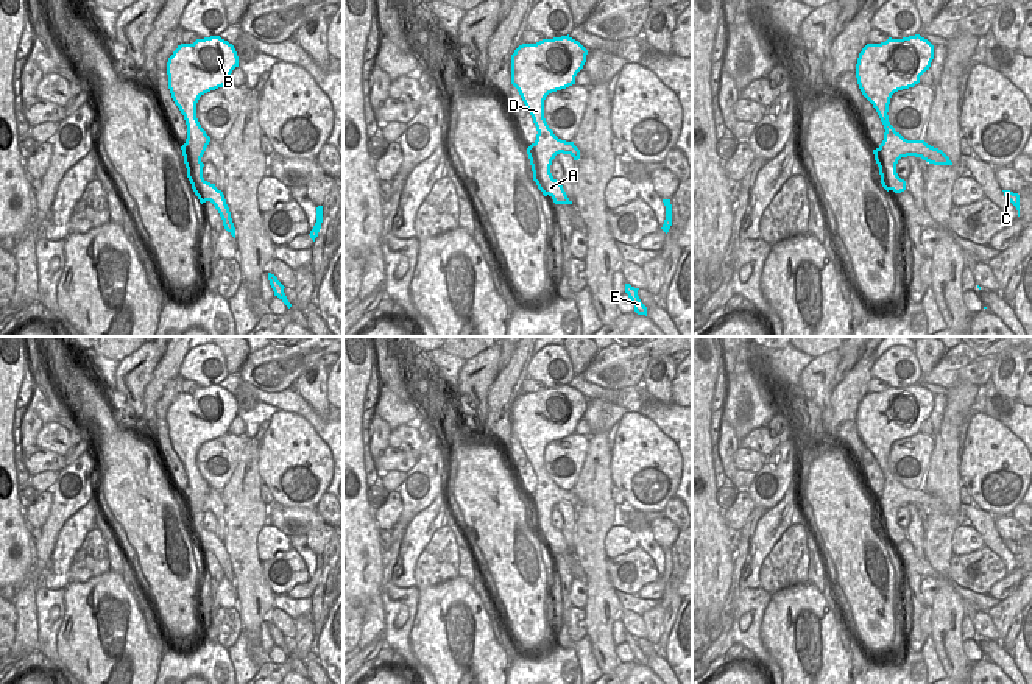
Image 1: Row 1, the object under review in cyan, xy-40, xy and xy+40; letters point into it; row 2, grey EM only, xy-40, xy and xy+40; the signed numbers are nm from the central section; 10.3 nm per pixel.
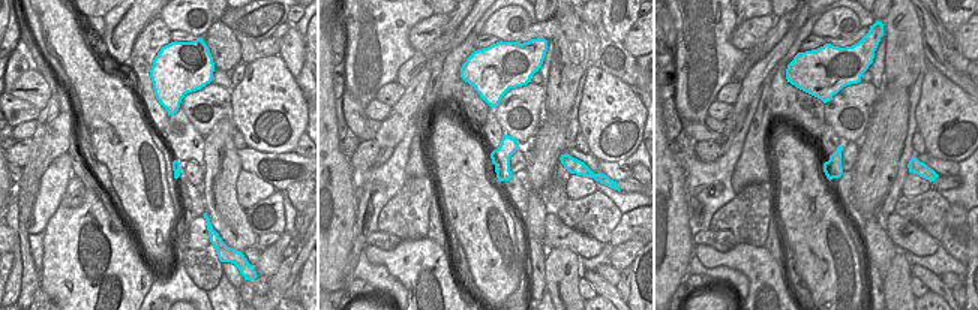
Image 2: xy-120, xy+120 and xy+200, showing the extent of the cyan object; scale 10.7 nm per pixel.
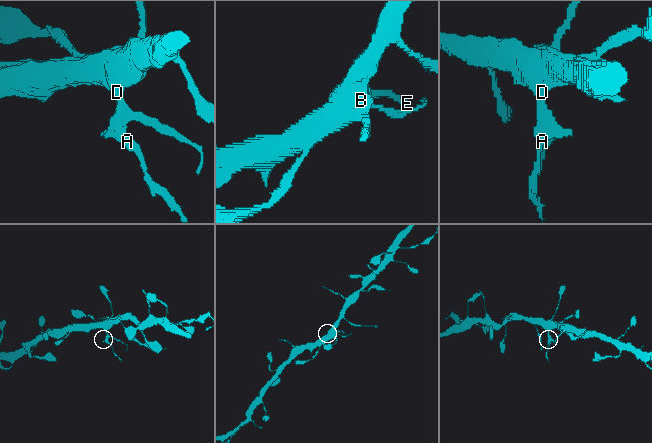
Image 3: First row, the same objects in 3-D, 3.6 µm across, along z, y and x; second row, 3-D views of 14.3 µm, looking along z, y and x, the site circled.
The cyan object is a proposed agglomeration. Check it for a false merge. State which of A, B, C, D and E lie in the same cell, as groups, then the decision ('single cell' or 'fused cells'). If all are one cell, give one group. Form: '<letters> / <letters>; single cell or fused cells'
A C E / B D; fused cells

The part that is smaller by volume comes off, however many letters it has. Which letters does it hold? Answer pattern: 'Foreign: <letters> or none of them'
Foreign: A, C, E

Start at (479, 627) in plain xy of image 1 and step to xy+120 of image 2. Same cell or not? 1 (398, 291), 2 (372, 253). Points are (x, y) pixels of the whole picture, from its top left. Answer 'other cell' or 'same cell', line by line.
1: other cell
2: same cell

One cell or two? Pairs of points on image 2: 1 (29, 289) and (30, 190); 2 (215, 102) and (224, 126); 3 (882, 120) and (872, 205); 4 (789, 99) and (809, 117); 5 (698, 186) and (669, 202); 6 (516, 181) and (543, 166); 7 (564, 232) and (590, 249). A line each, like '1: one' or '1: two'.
1: one
2: two
3: one
4: one
5: two
6: two
7: one

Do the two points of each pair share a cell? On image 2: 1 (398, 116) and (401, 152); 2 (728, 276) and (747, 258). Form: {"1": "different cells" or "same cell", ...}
{"1": "different cells", "2": "different cells"}

